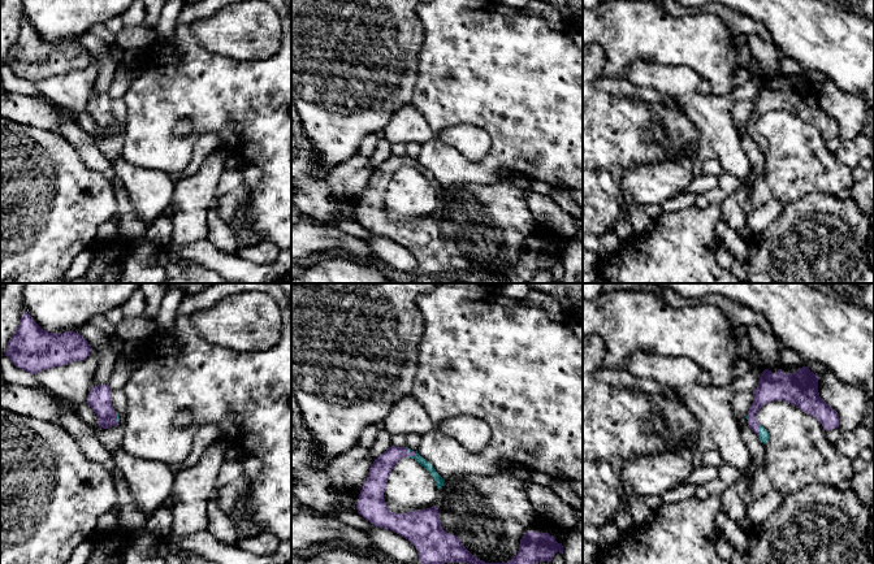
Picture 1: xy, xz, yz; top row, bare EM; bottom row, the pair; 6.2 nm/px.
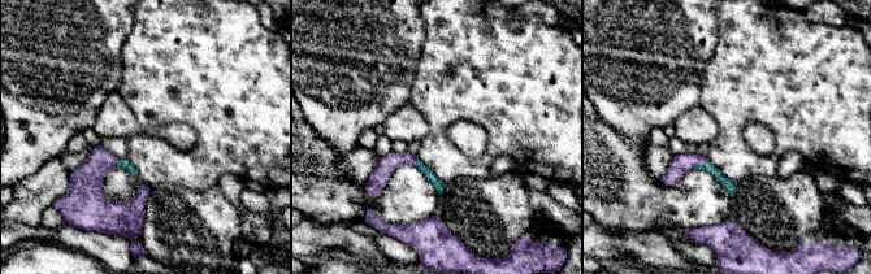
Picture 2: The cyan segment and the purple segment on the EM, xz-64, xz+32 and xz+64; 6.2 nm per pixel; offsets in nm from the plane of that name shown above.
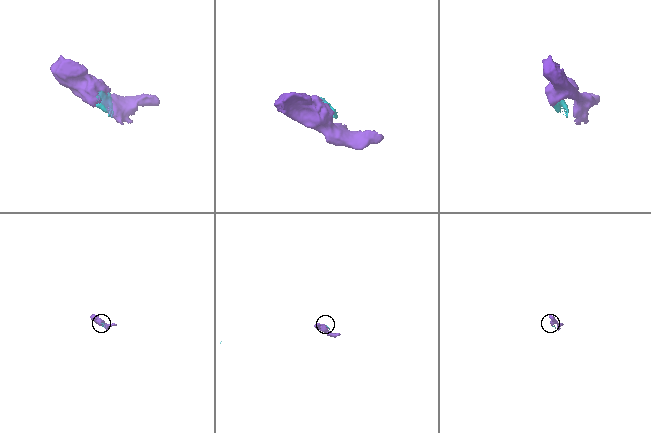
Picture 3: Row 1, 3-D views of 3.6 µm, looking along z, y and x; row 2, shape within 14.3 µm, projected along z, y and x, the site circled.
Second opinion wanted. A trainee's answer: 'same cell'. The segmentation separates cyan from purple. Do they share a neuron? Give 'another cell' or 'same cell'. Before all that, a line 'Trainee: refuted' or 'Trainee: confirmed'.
Trainee: confirmed
same cell

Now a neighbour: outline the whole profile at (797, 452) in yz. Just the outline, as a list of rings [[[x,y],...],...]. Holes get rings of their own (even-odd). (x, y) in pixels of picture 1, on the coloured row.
[[[774,400],[760,408],[757,420],[767,430],[769,441],[765,444],[765,469],[753,474],[749,473],[750,485],[741,494],[748,507],[760,503],[771,491],[789,495],[812,483],[838,487],[841,481],[852,480],[854,474],[852,459],[841,455],[827,441],[826,430],[815,417],[802,412],[791,403]]]

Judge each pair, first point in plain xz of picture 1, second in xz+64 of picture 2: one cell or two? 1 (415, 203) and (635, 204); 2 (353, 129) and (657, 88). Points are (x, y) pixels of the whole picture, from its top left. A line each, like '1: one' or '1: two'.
1: one
2: one

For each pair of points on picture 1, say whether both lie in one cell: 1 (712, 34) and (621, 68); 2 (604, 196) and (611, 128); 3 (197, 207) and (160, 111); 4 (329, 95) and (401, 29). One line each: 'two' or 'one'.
1: one
2: one
3: two
4: one

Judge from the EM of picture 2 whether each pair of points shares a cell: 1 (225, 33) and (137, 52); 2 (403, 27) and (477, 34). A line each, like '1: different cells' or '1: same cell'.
1: same cell
2: different cells

